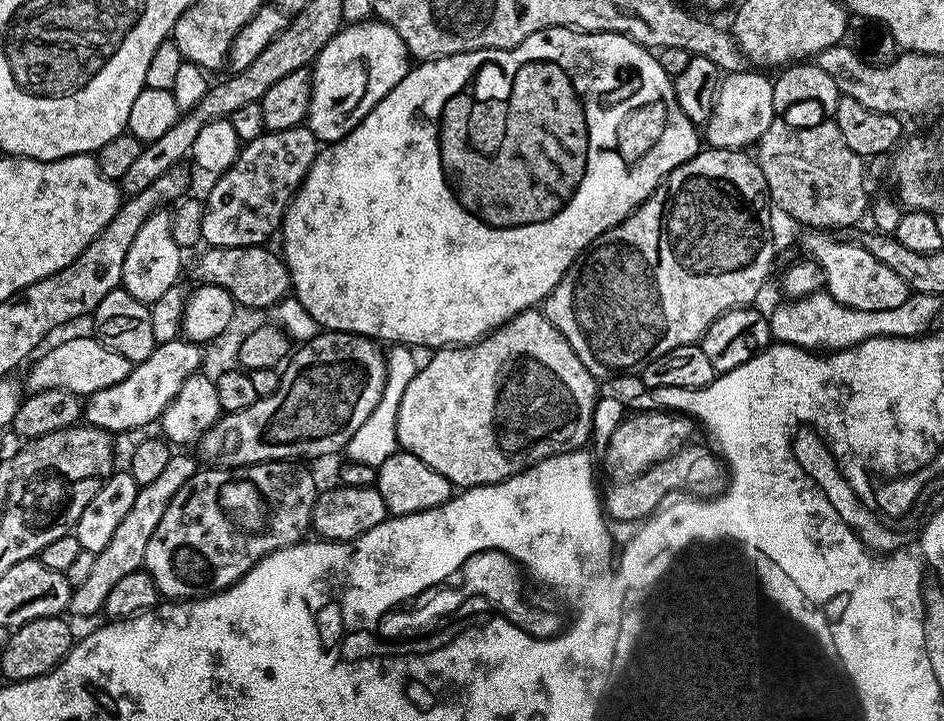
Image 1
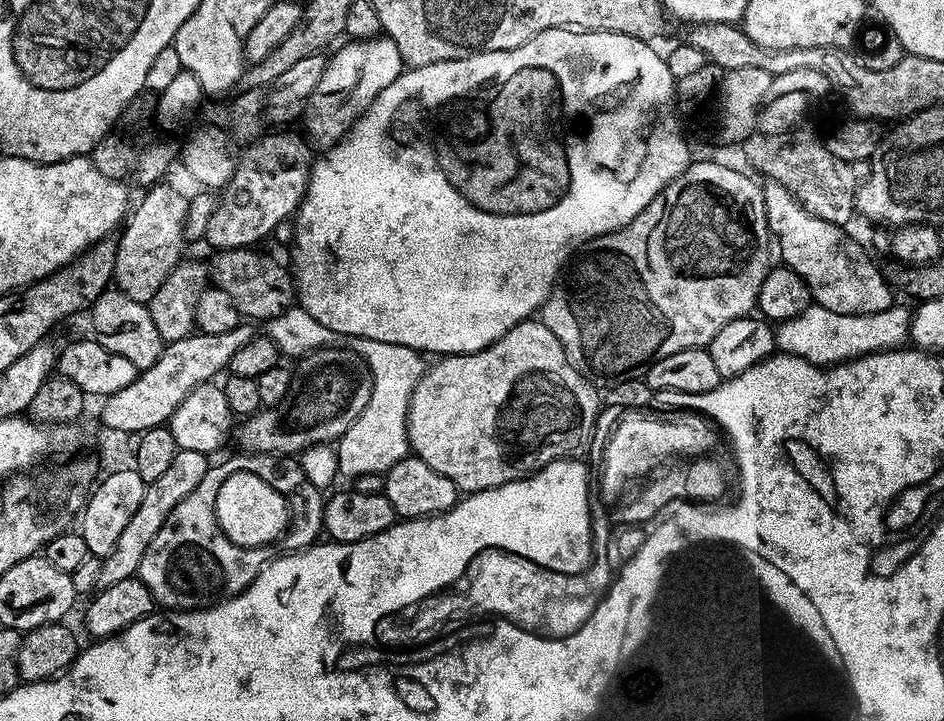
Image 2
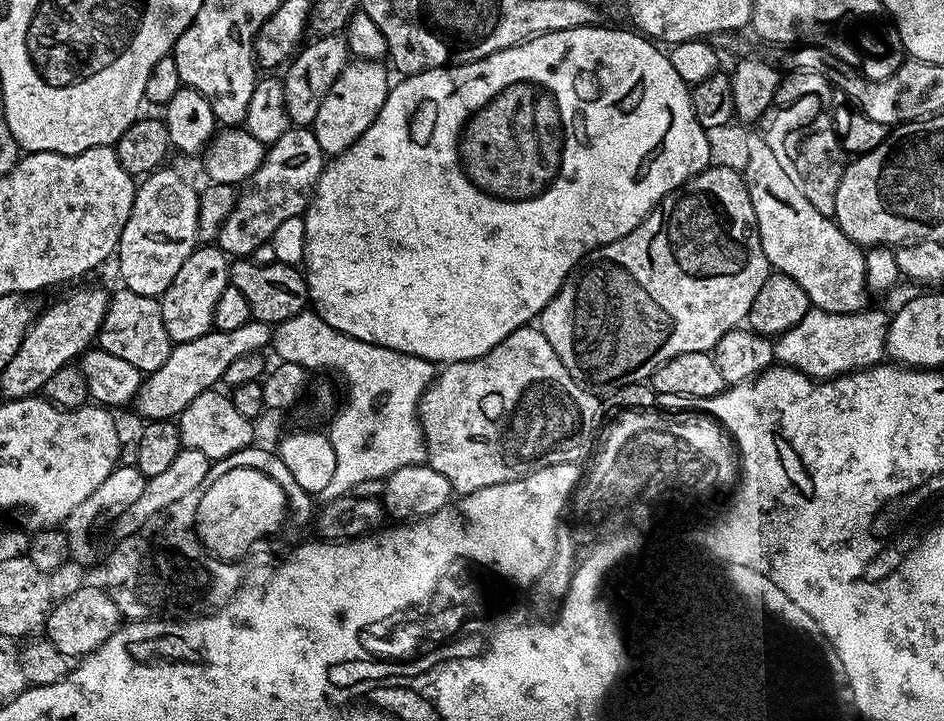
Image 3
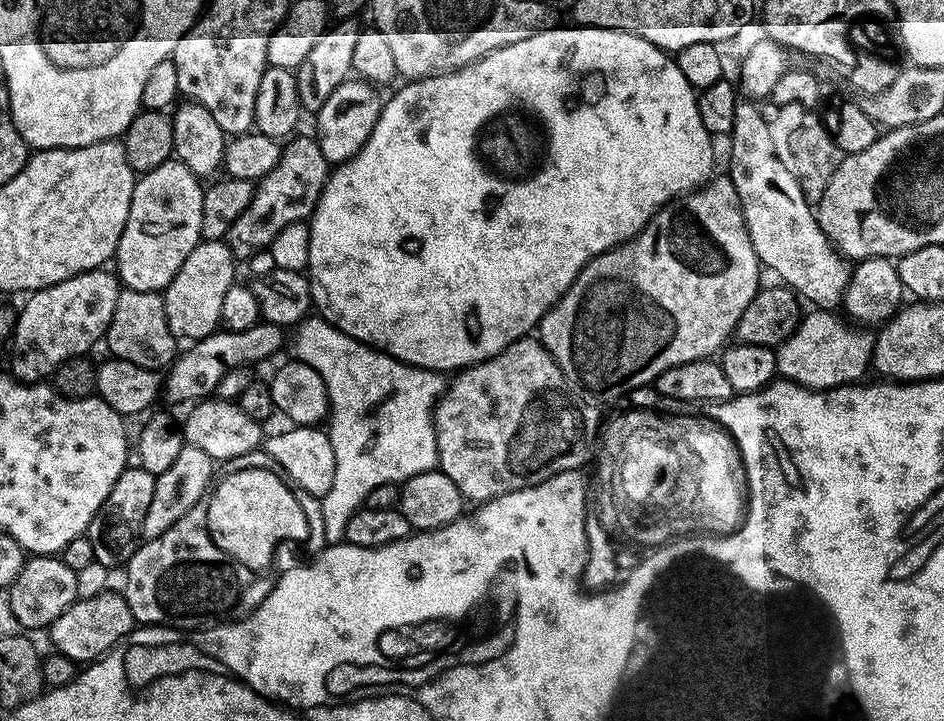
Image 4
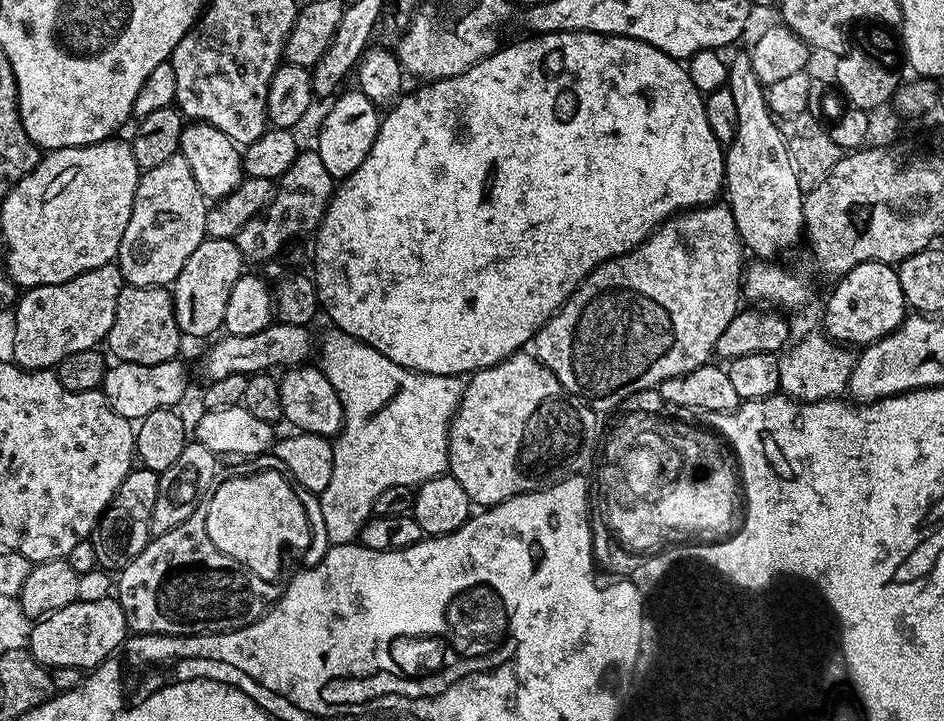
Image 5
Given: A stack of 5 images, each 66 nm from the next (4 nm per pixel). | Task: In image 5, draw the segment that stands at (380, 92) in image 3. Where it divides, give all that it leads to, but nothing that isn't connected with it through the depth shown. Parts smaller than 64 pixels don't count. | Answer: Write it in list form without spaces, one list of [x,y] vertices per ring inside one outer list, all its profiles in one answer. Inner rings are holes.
[[[359,90],[343,92],[329,103],[333,104],[329,106],[328,113],[320,124],[320,137],[314,144],[318,158],[322,158],[326,171],[336,182],[345,180],[354,174],[354,170],[358,170],[358,166],[362,166],[362,162],[366,162],[366,154],[374,146],[382,119],[378,107],[366,94]]]

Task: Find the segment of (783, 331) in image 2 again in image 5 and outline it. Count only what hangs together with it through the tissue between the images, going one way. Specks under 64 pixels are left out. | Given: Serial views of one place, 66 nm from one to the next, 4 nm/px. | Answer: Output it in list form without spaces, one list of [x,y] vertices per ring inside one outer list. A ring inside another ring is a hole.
[[[820,330],[802,337],[796,345],[794,344],[780,356],[780,365],[778,366],[780,392],[792,397],[793,400],[799,400],[806,404],[815,400],[843,397],[848,391],[850,374],[856,365],[853,349],[829,340],[827,335]]]

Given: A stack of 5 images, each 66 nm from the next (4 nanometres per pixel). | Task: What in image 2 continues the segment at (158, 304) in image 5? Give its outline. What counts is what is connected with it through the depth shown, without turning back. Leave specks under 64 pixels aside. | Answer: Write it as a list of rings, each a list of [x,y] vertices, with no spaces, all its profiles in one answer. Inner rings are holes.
[[[112,286],[92,303],[90,315],[92,315],[90,336],[98,342],[98,346],[106,346],[110,354],[119,354],[129,362],[134,362],[138,370],[149,368],[154,366],[154,362],[158,362],[165,343],[154,326],[154,318],[150,318],[150,310],[145,301],[130,298],[130,294]]]

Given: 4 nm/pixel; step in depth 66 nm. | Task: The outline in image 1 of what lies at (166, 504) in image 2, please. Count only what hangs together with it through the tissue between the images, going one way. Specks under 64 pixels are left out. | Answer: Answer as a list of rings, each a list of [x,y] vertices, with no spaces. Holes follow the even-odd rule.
[[[177,451],[162,469],[161,476],[137,491],[134,506],[130,506],[126,518],[118,522],[118,530],[114,530],[114,538],[110,538],[106,550],[96,553],[94,567],[90,570],[86,582],[72,589],[72,597],[68,603],[68,612],[71,615],[99,617],[103,613],[106,598],[110,598],[110,590],[114,590],[114,585],[121,578],[126,578],[126,574],[134,574],[143,569],[146,546],[150,546],[150,534],[158,530],[158,522],[162,522],[162,514],[166,514],[166,506],[170,506],[174,494],[178,494],[178,490],[182,490],[186,482],[190,482],[190,478],[194,478],[194,474],[198,471],[197,457],[187,456],[184,452],[187,451]]]

